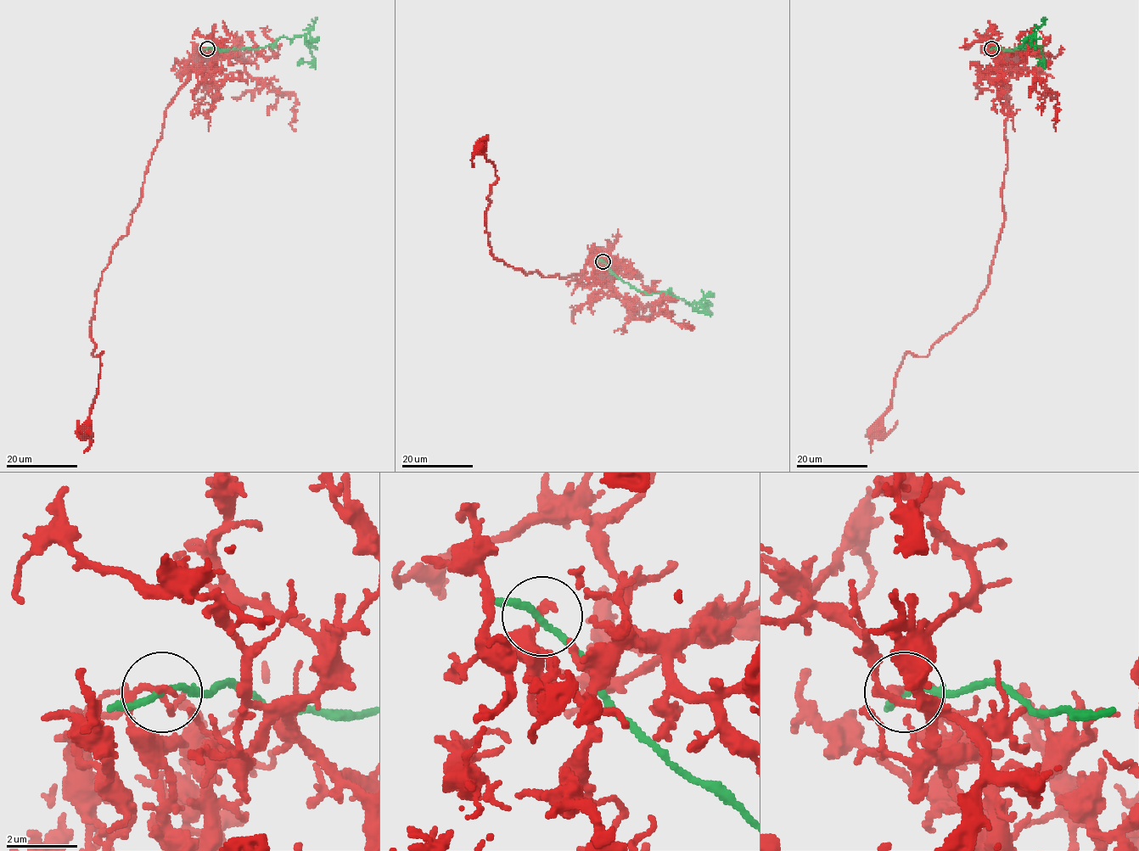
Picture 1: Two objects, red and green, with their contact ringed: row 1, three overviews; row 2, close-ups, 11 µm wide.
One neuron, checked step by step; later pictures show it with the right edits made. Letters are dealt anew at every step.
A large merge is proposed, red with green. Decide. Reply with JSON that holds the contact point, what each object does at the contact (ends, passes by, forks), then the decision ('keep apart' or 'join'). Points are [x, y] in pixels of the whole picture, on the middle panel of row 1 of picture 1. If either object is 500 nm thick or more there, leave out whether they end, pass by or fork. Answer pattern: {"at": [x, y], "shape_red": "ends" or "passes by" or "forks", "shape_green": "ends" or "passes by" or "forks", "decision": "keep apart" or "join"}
{"at": [603, 261], "shape_red": "passes by", "shape_green": "passes by", "decision": "keep apart"}

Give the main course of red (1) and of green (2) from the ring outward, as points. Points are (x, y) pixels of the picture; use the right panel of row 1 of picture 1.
1: (992, 47), (1007, 100), (1007, 170), (1004, 221), (988, 286), (977, 307), (928, 355), (906, 355), (878, 430)
2: (992, 47), (1024, 49), (1021, 45), (1028, 36), (1032, 39), (1035, 36), (1042, 62), (1036, 58)

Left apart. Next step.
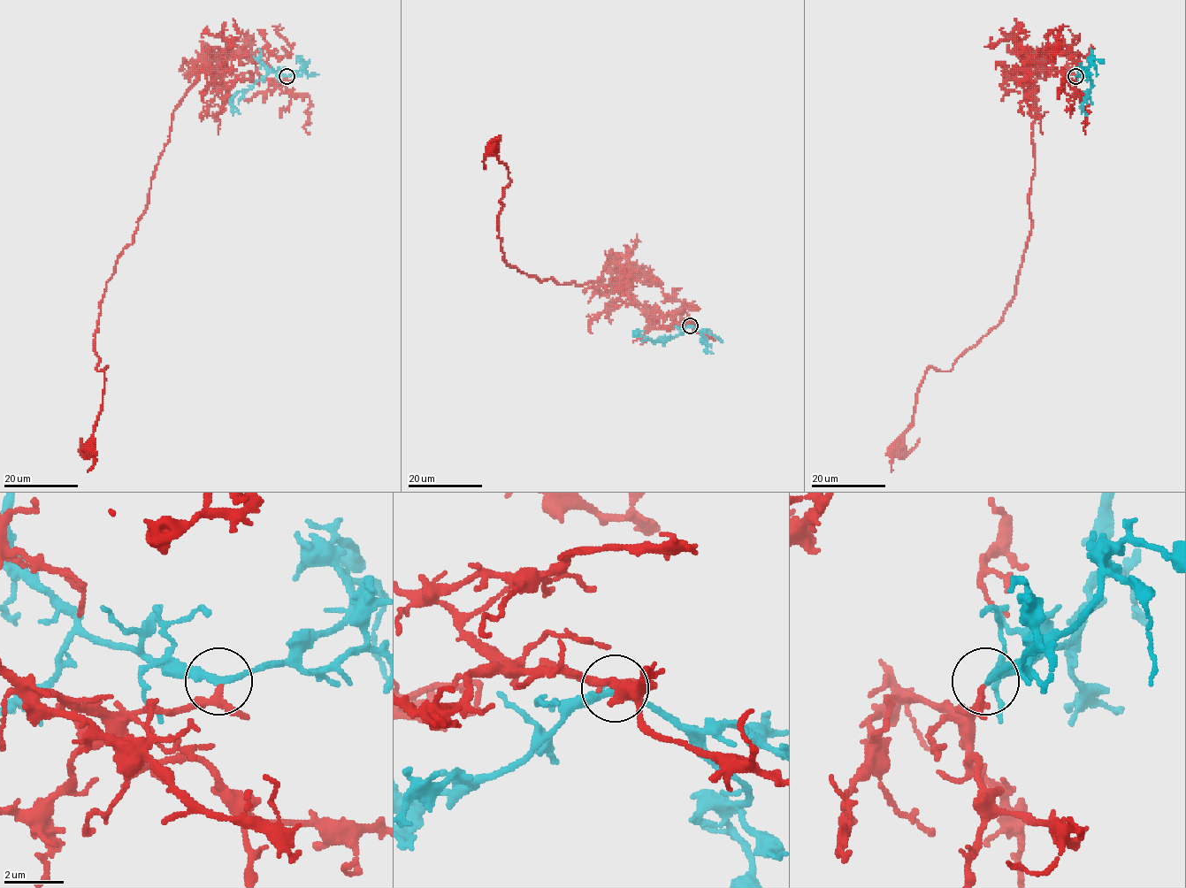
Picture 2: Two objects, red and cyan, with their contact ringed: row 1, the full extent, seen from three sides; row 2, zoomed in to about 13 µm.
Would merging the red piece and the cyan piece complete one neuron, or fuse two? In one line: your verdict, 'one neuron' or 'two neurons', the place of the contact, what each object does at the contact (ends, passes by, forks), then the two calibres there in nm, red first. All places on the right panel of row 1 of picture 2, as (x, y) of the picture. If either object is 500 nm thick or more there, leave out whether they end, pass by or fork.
one neuron; at (1075, 76); red passes by; cyan passes by; 190 nm thick on the red side, 240 nm on the other

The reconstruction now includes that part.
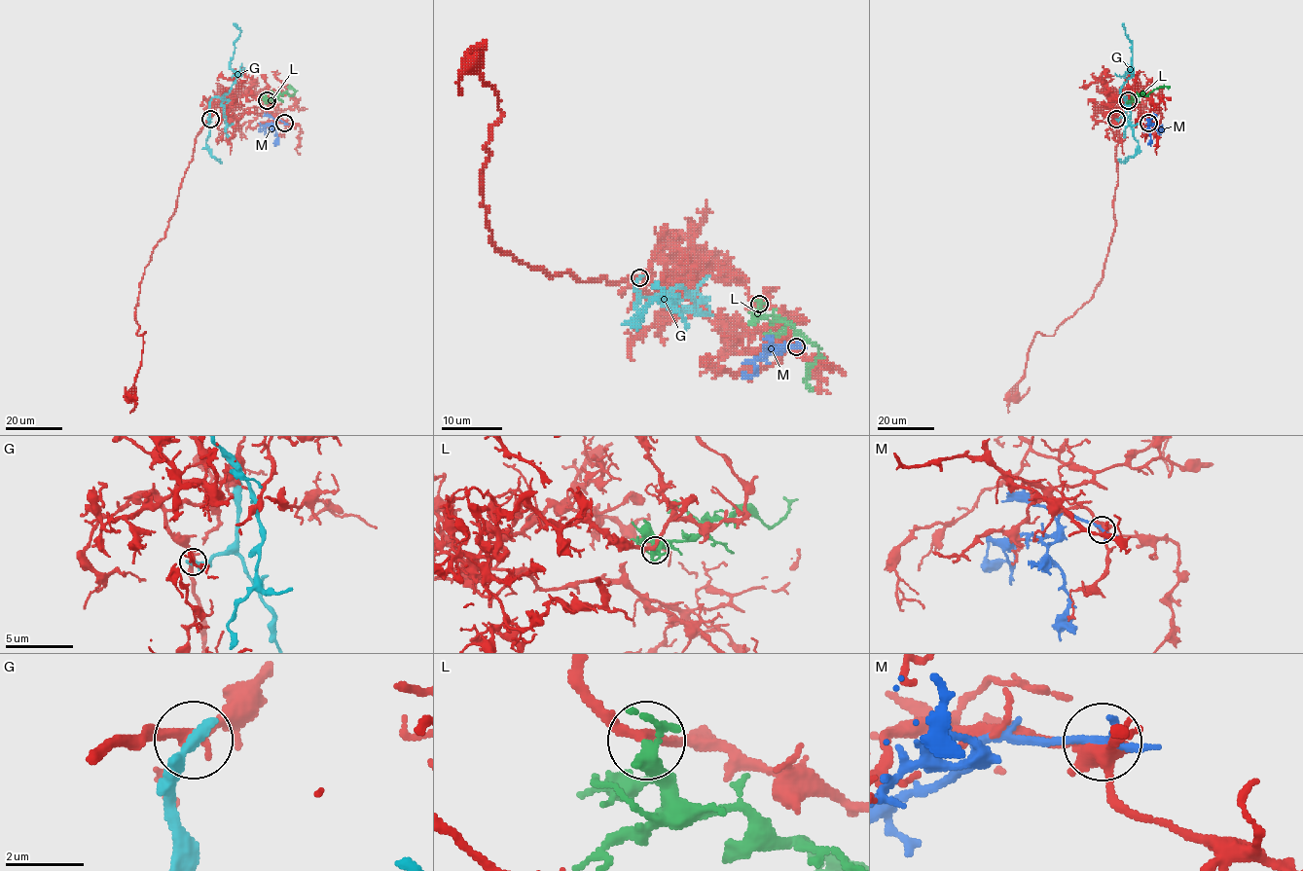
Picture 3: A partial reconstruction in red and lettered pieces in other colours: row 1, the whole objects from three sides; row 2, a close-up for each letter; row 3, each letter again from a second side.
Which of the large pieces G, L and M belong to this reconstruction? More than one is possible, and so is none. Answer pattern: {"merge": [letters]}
{"merge": ["L"]}

